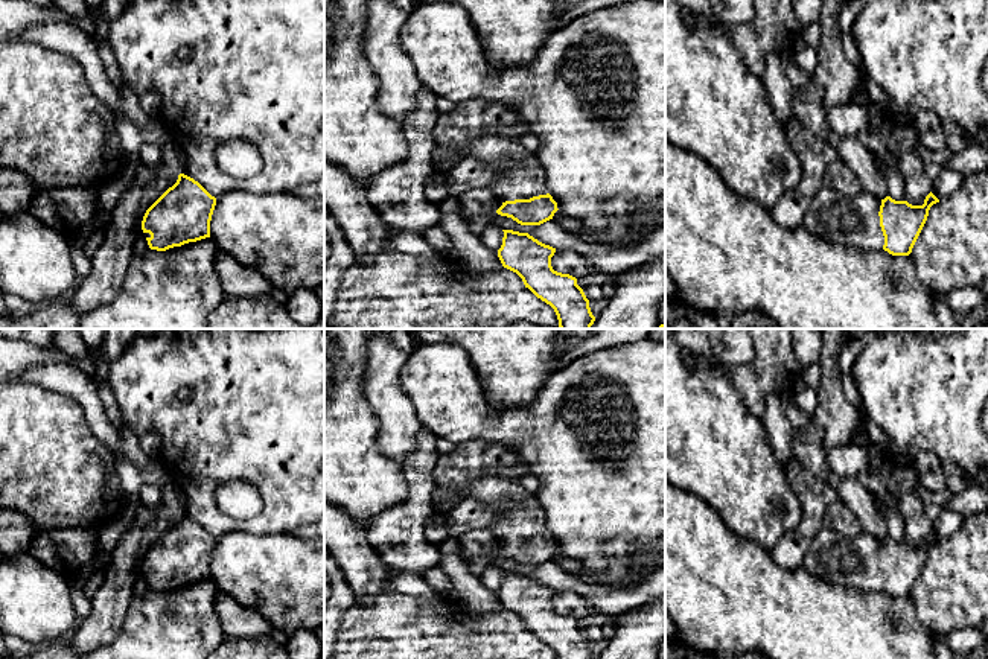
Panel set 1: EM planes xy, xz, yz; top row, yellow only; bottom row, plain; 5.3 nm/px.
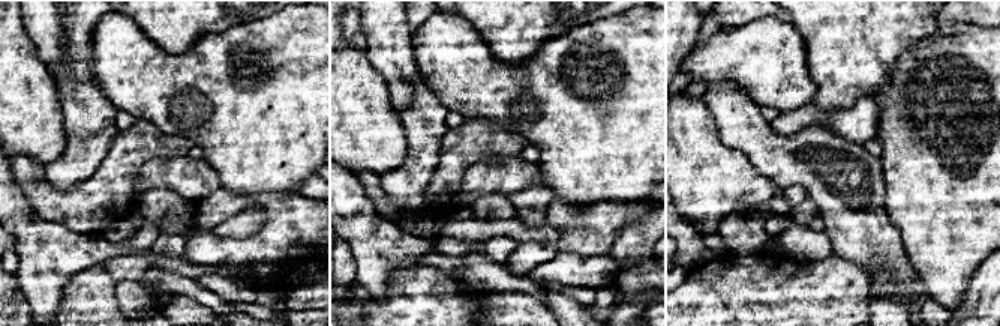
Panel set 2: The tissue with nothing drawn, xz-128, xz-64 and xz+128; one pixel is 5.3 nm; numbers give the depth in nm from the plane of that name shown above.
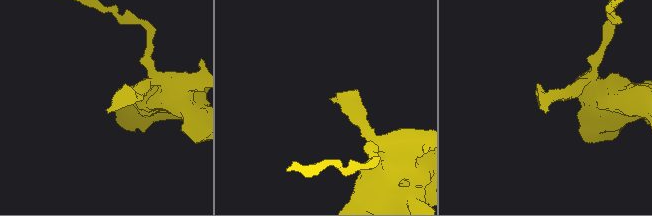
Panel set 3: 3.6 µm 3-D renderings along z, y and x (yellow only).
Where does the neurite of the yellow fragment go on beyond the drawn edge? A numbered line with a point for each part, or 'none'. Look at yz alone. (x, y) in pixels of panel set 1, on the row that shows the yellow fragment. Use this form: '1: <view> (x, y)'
1: yz (854, 222)

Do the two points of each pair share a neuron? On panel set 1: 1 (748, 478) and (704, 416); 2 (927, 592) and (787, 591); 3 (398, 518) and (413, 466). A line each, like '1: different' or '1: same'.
1: same
2: different
3: same

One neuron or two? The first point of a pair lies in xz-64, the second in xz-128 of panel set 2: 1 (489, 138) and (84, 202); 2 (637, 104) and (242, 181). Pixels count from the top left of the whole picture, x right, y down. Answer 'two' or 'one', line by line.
1: one
2: one

